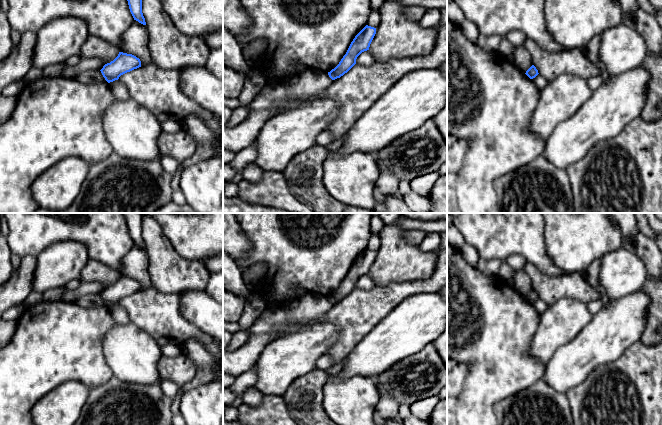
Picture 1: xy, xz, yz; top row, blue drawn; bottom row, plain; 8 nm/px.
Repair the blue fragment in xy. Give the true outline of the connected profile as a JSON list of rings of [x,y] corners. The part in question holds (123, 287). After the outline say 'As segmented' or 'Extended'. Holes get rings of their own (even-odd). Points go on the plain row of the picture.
[[[119,276],[118,280],[103,290],[100,294],[105,304],[110,307],[118,304],[119,301],[127,296],[141,291],[139,282],[132,278]]]. As segmented

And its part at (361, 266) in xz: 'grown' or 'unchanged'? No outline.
unchanged

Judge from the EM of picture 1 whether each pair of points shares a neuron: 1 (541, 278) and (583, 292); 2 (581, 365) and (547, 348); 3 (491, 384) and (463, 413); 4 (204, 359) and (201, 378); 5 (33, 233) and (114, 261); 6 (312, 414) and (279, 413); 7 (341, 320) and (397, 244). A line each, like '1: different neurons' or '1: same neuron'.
1: same neuron
2: different neurons
3: same neuron
4: same neuron
5: same neuron
6: different neurons
7: different neurons

